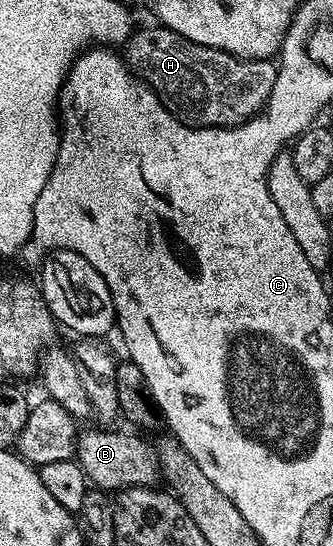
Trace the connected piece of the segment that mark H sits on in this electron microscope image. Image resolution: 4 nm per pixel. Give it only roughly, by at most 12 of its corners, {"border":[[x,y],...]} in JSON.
{"border":[[135,28],[124,60],[178,120],[233,129],[265,110],[273,60]]}

